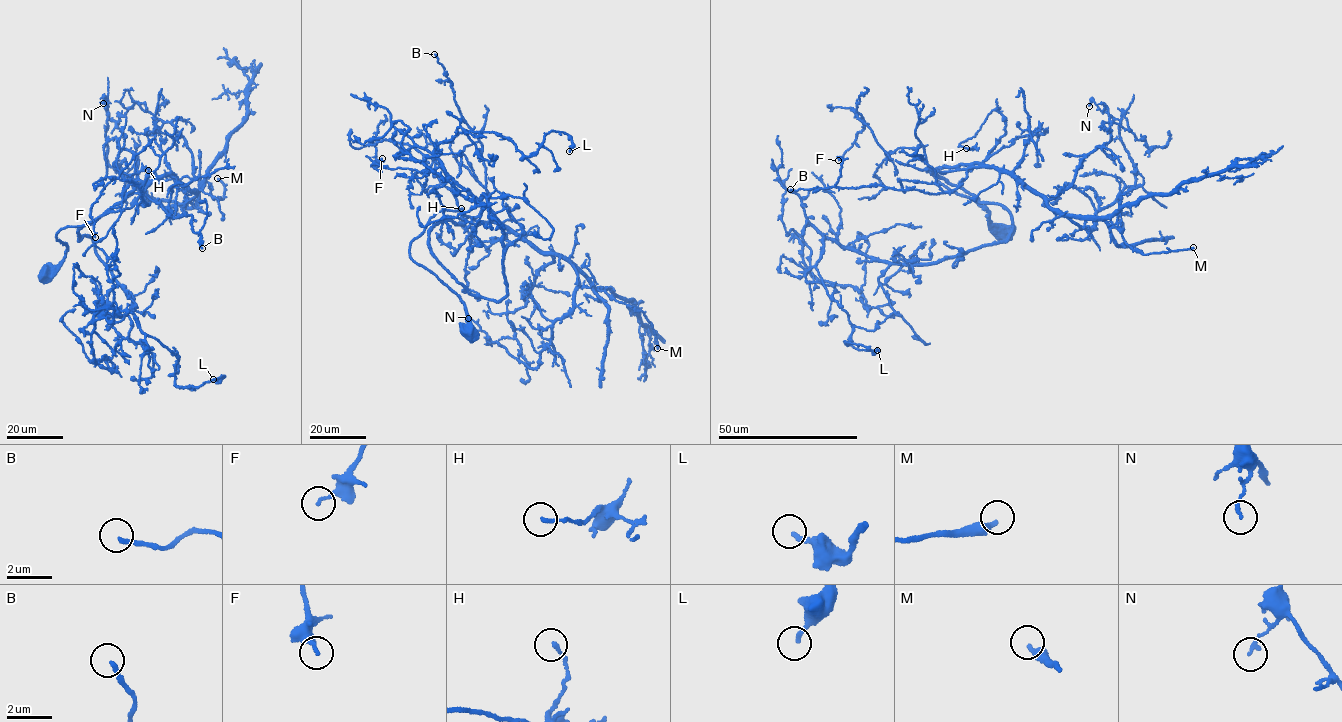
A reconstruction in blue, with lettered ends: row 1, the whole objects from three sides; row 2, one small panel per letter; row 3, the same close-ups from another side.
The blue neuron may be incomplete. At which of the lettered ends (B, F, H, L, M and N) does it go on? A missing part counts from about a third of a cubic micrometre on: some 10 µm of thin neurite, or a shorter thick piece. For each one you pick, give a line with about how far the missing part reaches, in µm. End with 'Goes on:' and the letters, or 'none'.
B: missing 15 µm
Goes on: B

